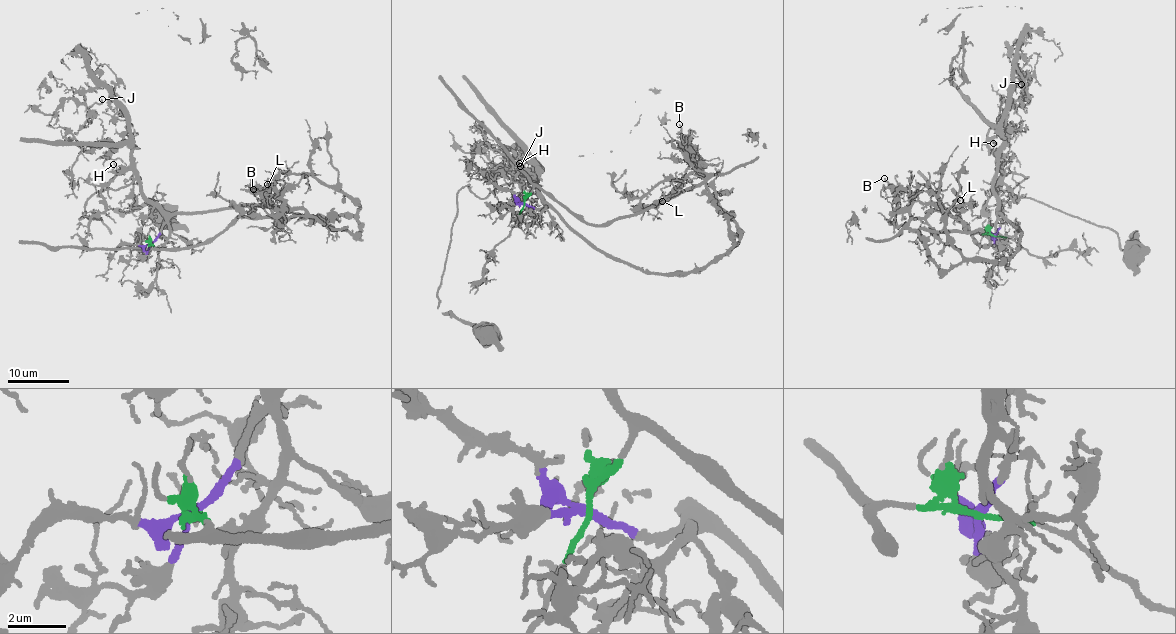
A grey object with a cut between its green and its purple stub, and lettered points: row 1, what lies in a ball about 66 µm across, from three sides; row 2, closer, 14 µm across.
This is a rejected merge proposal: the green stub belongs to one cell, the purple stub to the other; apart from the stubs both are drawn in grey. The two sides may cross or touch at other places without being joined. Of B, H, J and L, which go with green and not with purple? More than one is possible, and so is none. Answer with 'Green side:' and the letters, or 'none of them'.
Green side: B, L

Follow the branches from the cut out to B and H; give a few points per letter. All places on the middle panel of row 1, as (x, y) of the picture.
B: (524, 203), (531, 190), (541, 187), (595, 225), (636, 216), (663, 204), (694, 170), (688, 139), (679, 124)
H: (524, 203), (537, 208), (547, 204), (535, 180), (519, 163)

